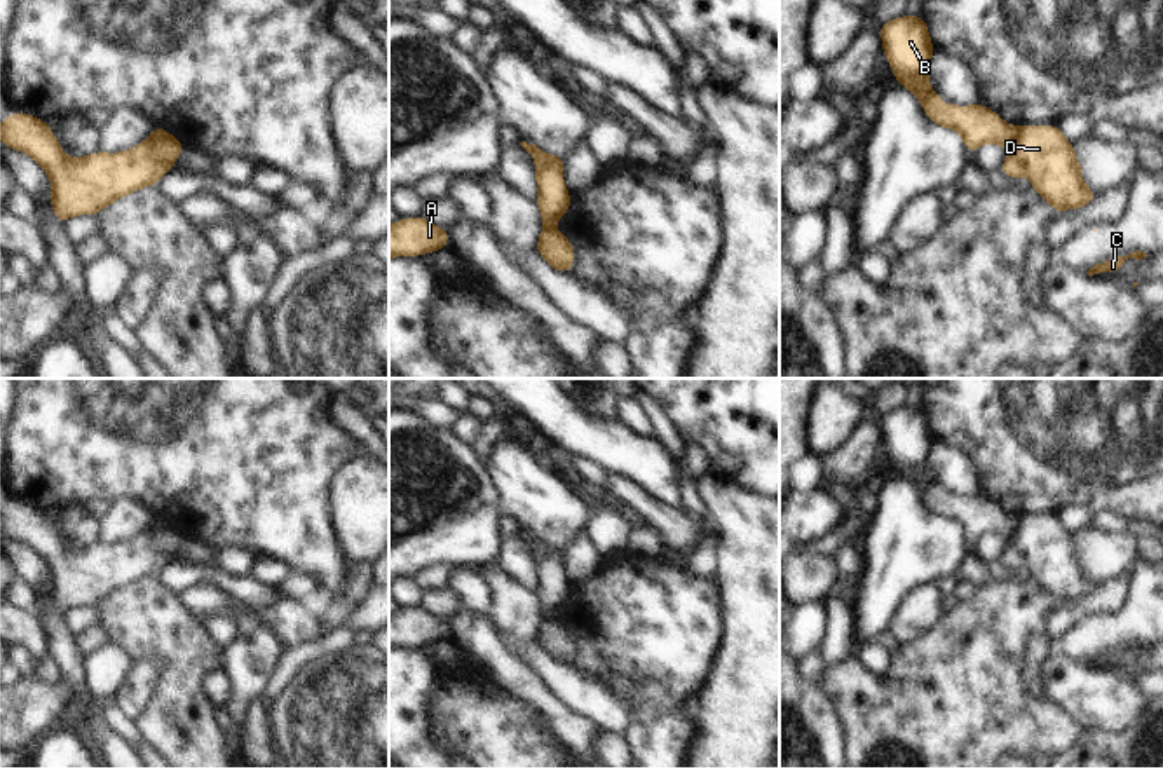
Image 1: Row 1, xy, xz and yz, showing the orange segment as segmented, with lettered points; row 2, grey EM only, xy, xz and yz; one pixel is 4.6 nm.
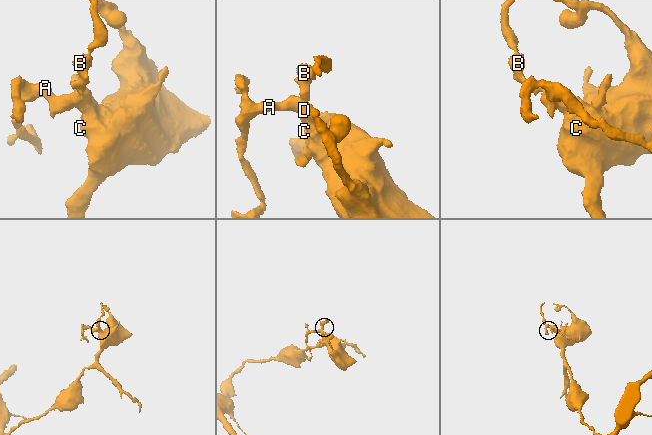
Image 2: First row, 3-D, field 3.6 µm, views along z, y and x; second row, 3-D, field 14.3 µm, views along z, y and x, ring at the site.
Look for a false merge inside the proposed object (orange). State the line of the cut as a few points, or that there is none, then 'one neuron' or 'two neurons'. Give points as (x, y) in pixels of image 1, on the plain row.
cut in yz along (1019, 518), (1013, 543), (1026, 565); two neurons

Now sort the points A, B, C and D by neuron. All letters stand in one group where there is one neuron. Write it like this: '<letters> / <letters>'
A B / C D

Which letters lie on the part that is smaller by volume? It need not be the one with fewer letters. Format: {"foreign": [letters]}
{"foreign": ["A", "B"]}

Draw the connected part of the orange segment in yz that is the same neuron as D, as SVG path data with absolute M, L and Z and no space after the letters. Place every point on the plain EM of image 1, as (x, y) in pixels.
M1022 516L1013 541L1034 582L1057 603L1085 598L1097 588L1081 568L1072 534L1057 516Z

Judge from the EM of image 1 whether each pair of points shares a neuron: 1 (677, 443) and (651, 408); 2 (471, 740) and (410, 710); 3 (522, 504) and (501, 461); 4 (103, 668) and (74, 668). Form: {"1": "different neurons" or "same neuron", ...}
{"1": "same neuron", "2": "different neurons", "3": "same neuron", "4": "different neurons"}

